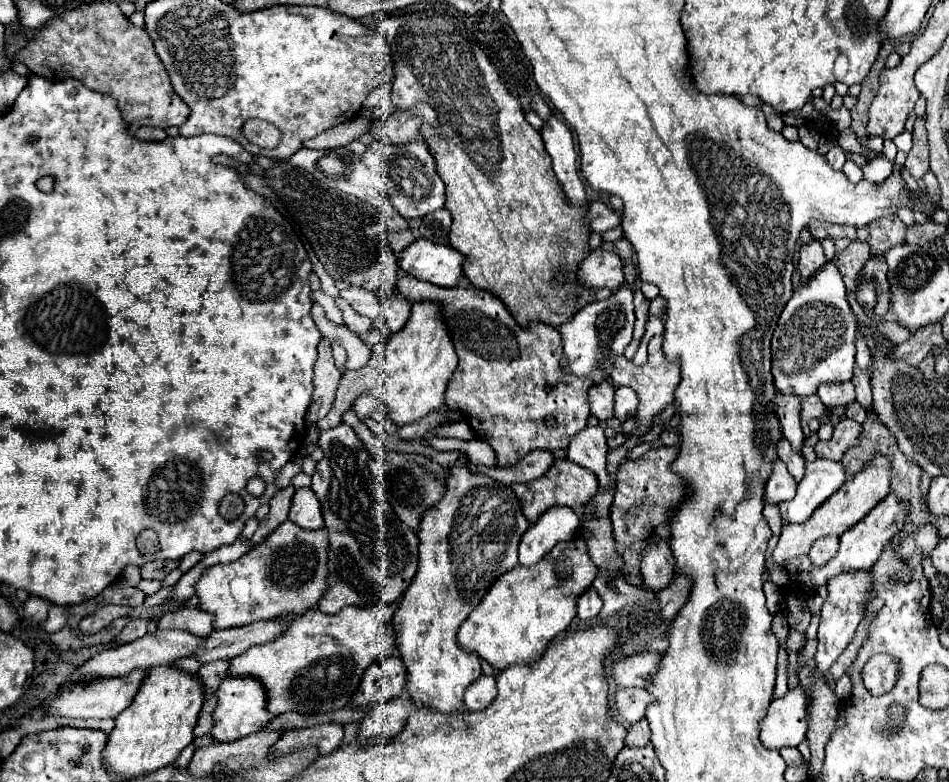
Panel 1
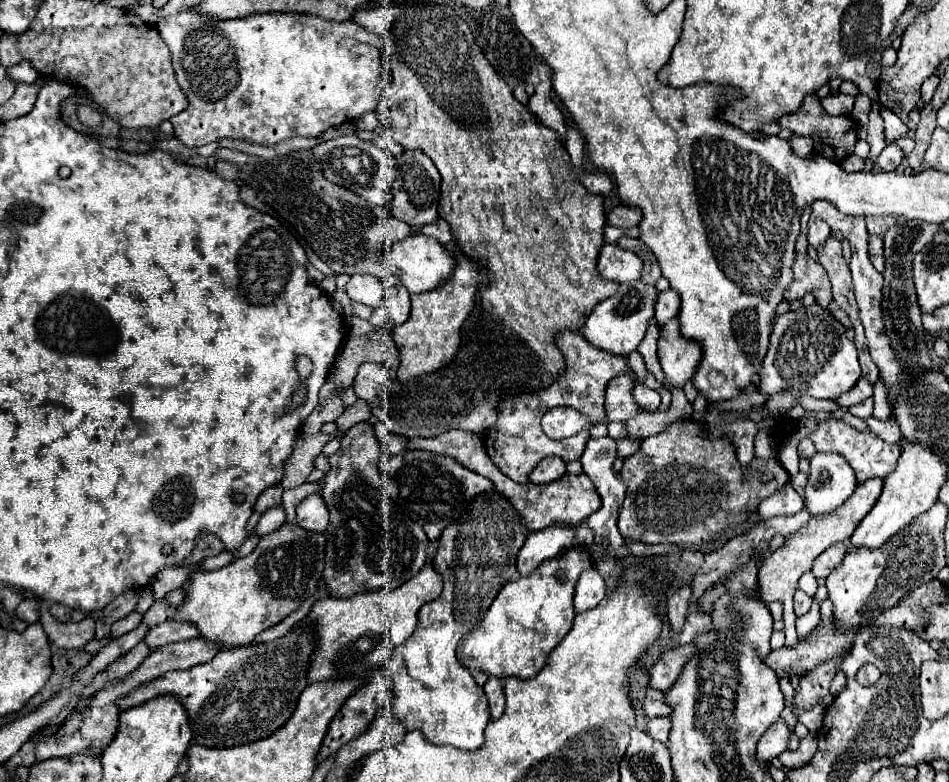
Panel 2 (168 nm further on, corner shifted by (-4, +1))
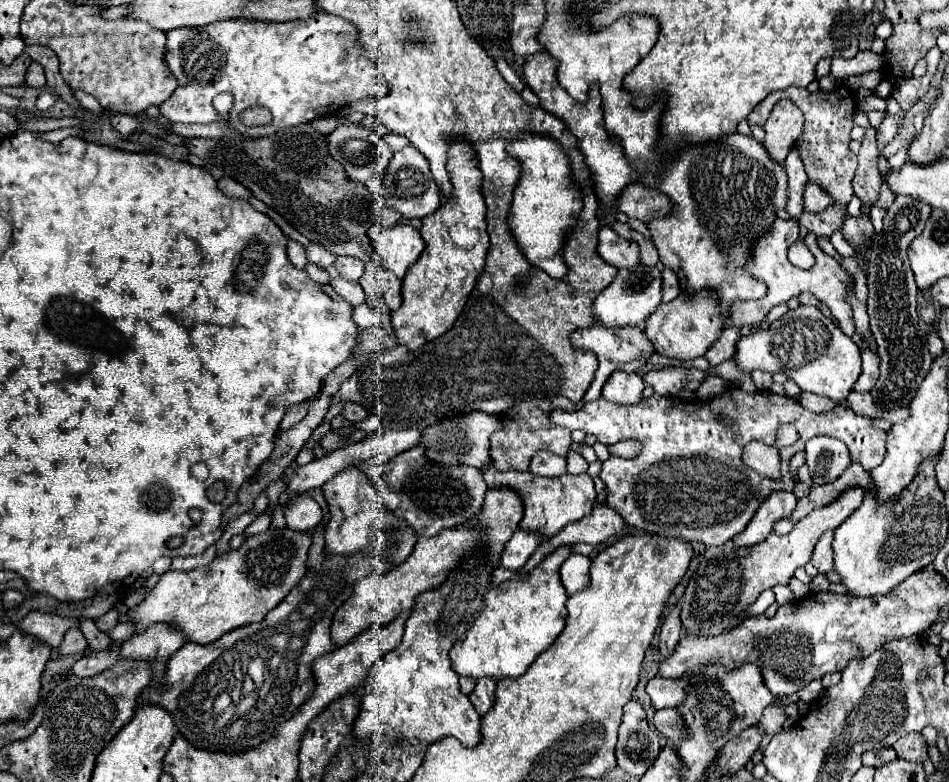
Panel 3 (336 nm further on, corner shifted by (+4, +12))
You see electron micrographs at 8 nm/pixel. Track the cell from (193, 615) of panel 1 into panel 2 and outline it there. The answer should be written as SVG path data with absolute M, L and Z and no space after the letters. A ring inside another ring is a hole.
M166 620L158 626L152 626L144 640L150 648L160 648L160 646L166 646L170 642L180 642L180 640L188 640L188 638L196 638L196 636L198 636L198 628L194 624Z

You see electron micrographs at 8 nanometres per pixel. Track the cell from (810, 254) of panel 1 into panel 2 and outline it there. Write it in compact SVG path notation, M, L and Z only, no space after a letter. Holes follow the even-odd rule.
M810 218L808 222L808 242L814 250L818 250L820 246L824 246L824 242L828 240L830 236L830 226L826 226L824 220L818 220L818 218Z

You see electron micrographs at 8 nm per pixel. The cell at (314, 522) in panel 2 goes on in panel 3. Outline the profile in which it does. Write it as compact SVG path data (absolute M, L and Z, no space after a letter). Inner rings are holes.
M298 495L284 507L286 527L302 533L314 531L322 521L322 507L308 495Z

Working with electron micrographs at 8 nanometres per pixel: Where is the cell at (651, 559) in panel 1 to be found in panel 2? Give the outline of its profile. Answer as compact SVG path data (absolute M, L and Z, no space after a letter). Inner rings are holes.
M680 586L676 592L672 592L668 596L668 602L666 602L666 614L668 614L668 620L672 624L674 630L680 630L682 624L684 624L684 618L686 618L686 612L690 610L690 586Z

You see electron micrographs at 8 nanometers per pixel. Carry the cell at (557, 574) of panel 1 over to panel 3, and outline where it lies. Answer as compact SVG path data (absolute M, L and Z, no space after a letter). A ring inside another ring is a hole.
M568 545L558 547L532 571L516 575L510 581L492 587L488 595L484 595L484 607L480 615L466 631L466 637L450 651L452 669L458 675L472 679L490 677L494 681L520 677L526 673L530 663L556 641L566 623L568 599L566 589L558 577L558 569L570 553L572 549Z

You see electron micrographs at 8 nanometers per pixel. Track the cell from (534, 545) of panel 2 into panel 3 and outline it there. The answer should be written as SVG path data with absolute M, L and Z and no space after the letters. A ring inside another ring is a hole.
M518 529L502 551L502 557L500 557L502 567L512 569L512 571L520 569L528 561L528 557L538 549L540 541L542 541L542 537L538 533L534 535L534 533Z

